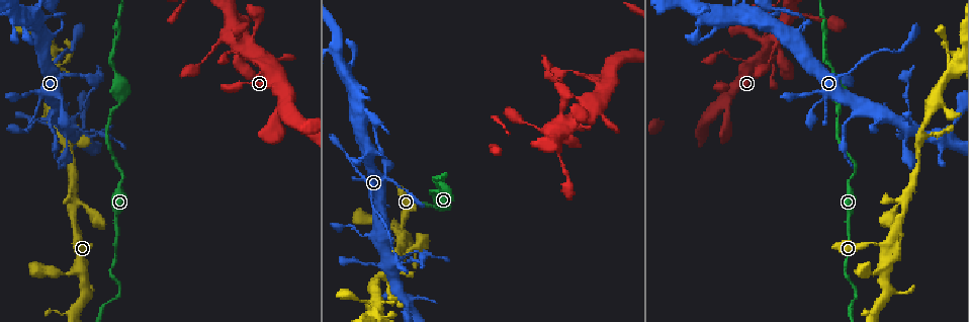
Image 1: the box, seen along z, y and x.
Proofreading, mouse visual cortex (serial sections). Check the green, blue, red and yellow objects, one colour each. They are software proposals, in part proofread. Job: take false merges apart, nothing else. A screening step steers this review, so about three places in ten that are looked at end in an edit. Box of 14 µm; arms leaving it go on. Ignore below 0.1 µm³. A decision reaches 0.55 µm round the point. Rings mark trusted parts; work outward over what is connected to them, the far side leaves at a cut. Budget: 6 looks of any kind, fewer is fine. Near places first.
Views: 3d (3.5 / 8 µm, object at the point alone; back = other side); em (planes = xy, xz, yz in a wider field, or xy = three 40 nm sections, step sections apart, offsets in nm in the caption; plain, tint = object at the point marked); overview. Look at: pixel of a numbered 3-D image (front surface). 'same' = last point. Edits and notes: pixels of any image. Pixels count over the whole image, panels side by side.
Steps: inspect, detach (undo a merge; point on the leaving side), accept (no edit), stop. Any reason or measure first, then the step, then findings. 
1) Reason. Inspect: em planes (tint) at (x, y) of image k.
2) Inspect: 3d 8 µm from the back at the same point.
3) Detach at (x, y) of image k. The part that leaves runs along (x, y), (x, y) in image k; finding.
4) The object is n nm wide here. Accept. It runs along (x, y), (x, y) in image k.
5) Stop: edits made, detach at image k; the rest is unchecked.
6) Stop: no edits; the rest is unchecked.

Thick turns thin. Inspect: 3d 3.5 µm at (121, 99) of image 1.

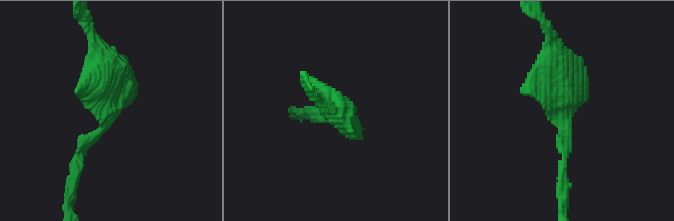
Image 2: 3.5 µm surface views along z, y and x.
Shape alone is not enough. Inspect: em xy step 1 (tint) at (107, 111) of image 2.

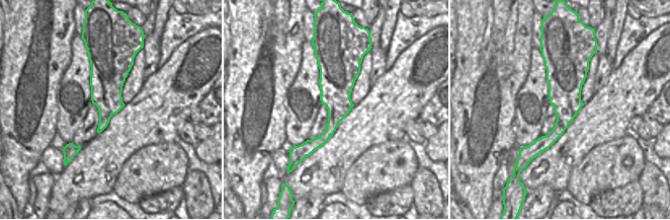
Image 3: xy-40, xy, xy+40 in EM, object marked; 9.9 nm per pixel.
Accept. It runs along (328, 54), (334, 119), (308, 151) in image 3; one cell here.

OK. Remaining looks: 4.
Abrupt turn. Inspect: 3d 8 µm at (400, 237) of image 1.

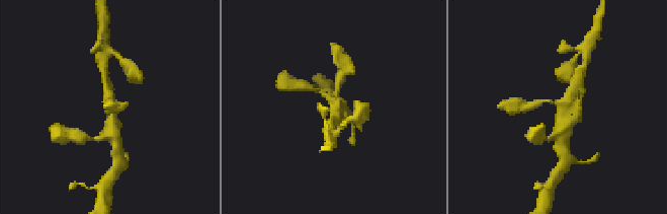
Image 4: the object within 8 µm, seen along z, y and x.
Inspect: em planes (tint) at (337, 107) of image 4.

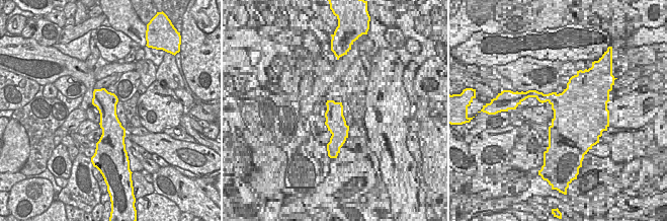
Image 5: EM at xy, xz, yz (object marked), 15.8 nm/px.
Accept. It runs along (535, 104), (544, 100), (564, 104), (577, 81) in image 4; all the same cell.

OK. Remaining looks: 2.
Two arms in line, one across. Inspect: 3d 3.5 µm at (74, 202) of image 1.

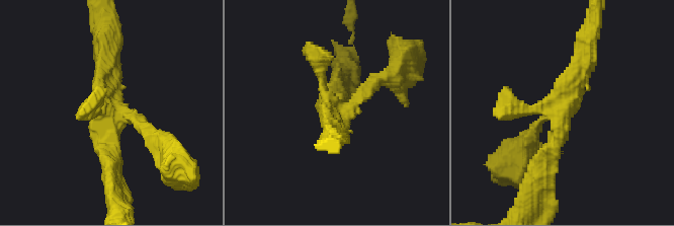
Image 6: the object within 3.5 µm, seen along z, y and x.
Inspect: em planes (tint) at (109, 114) of image 6.

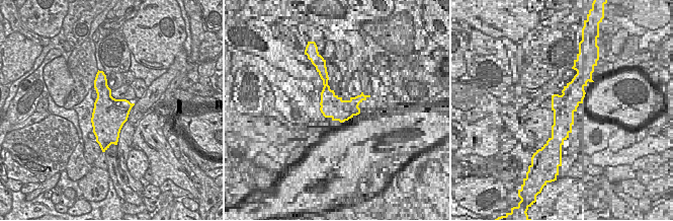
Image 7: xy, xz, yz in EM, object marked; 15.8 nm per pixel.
Accept. It runs along (541, 179), (585, 52) in image 6; continuous, no second cell.

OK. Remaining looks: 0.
Stop: no edits; the rest is unchecked.

